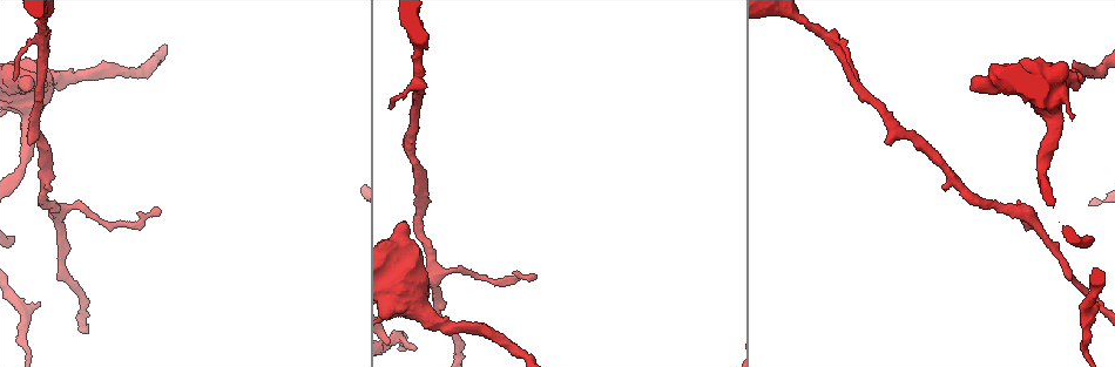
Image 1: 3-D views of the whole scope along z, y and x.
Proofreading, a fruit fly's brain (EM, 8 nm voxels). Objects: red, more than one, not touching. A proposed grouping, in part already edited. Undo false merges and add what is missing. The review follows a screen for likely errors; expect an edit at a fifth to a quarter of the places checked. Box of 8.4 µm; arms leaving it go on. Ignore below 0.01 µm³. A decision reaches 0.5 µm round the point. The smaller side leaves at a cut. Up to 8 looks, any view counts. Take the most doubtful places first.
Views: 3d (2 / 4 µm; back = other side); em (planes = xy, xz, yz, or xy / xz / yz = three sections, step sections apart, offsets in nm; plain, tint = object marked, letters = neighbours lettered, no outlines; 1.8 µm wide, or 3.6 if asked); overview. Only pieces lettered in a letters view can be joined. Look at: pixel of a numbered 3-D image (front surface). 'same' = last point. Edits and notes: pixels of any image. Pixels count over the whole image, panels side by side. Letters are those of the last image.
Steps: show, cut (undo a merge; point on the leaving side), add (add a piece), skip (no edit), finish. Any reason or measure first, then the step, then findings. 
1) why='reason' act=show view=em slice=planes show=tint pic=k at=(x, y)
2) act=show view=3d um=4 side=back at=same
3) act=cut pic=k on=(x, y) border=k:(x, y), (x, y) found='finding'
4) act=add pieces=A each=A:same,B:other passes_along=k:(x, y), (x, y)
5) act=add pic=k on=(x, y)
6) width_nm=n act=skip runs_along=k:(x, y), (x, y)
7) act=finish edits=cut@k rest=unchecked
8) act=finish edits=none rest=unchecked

why='thick turns thin' act=show view=em um=3.6 slice=planes show=tint pic=1 at=(1048, 102)

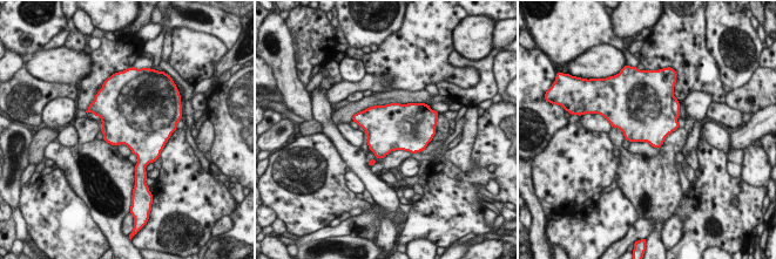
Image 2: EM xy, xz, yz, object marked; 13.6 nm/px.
act=show view=em um=3.6 slice=planes show=letters at=same

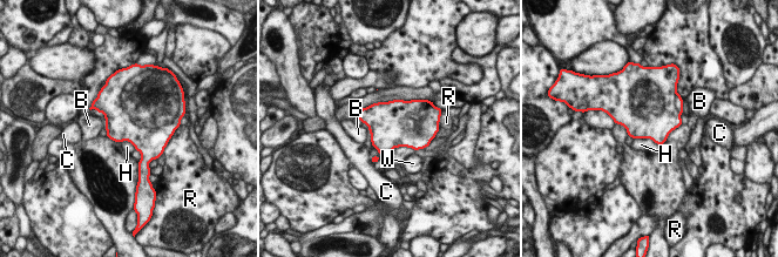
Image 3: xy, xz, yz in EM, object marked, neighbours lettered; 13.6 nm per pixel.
longest_contact=H:400nm act=cut pic=3 on=(678, 101) each=B:other,C:other,H:other,R:other,W:other found='a second neuron is stuck on'

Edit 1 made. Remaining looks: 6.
act=show view=overview

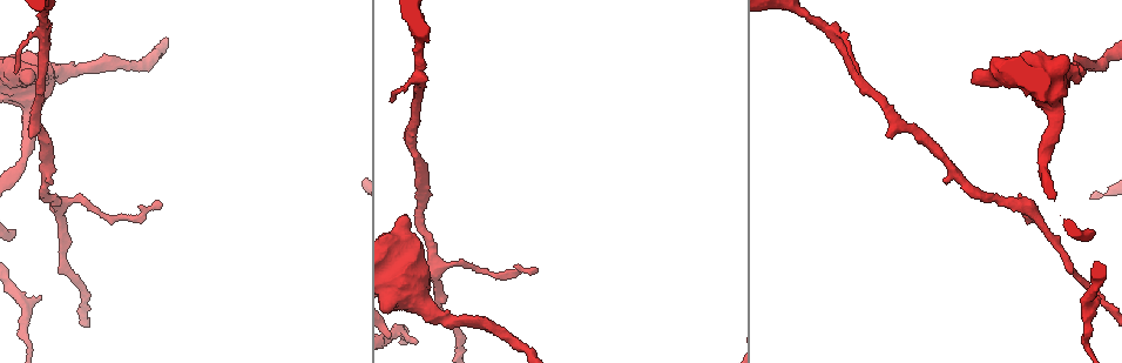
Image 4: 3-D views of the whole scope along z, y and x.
why='free end' act=show view=em um=3.6 slice=planes show=letters pic=4 at=(1096, 297)

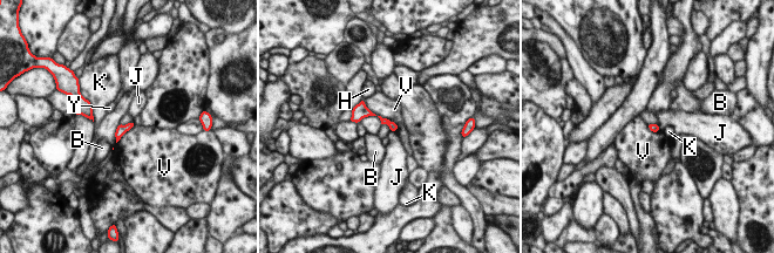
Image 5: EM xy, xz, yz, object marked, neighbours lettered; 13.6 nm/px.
act=skip each=B:other,H:other,J:other,K:other,V:other,Y:other border=5:(361, 100), (377, 115), (388, 120) found='none of them fits'

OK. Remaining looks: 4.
act=show view=em slice=planes show=letters pic=4 at=(802, 13)

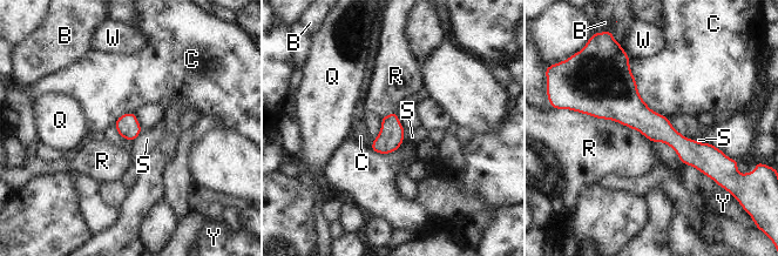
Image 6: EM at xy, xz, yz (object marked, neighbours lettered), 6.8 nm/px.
longest_contact=R:550nm act=skip each=B:other,C:other,Q:other,R:other,S:other,W:other,Y:other runs_along=6:(590, 106), (722, 155) found='all the same neuron'

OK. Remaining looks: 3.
act=finish edits=cut@3 rest=unchecked

